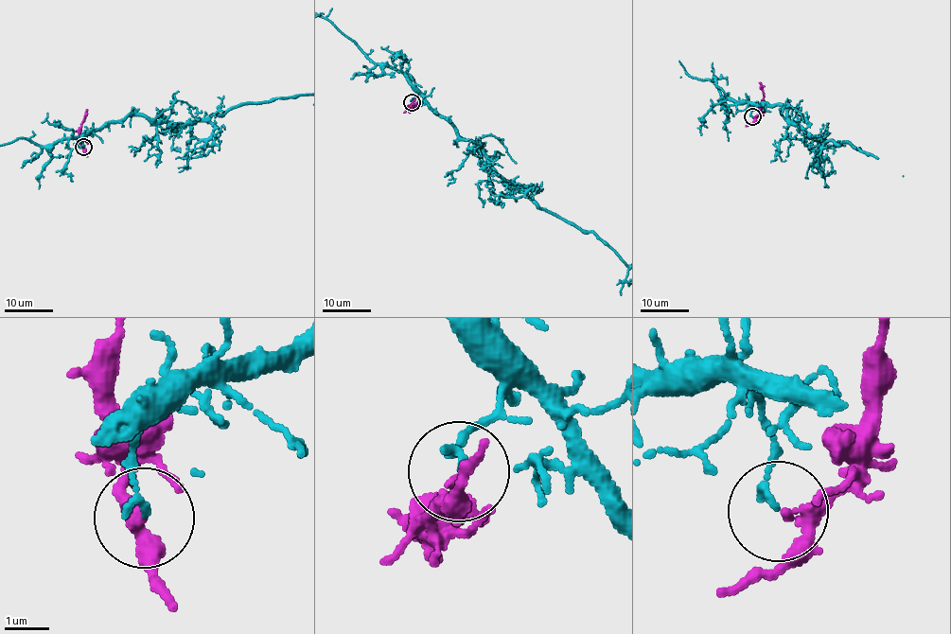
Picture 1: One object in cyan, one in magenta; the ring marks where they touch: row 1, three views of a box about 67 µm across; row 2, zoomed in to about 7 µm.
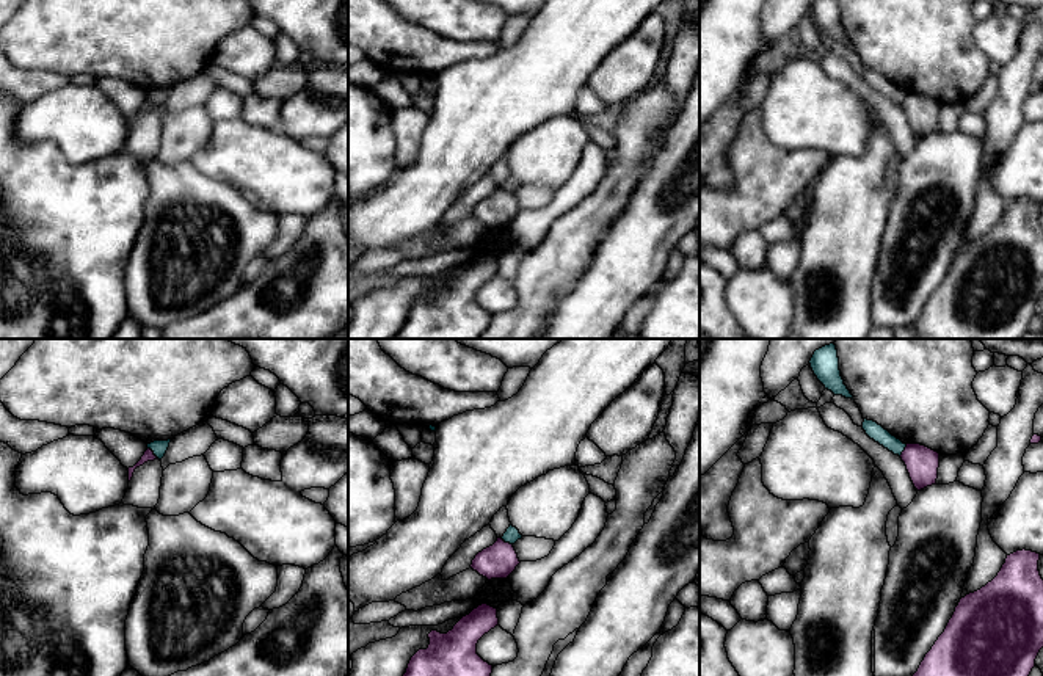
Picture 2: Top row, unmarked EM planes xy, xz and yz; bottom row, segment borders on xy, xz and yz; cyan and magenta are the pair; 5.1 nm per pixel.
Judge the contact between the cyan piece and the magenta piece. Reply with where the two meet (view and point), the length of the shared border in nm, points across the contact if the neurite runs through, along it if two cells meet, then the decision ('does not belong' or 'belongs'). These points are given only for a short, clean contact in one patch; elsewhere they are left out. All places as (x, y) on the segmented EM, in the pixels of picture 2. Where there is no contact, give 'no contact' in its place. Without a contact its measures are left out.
meets cyan in xy at (154, 454); contact 90 nm long; border along xy (148, 447), (159, 458); does not belong

